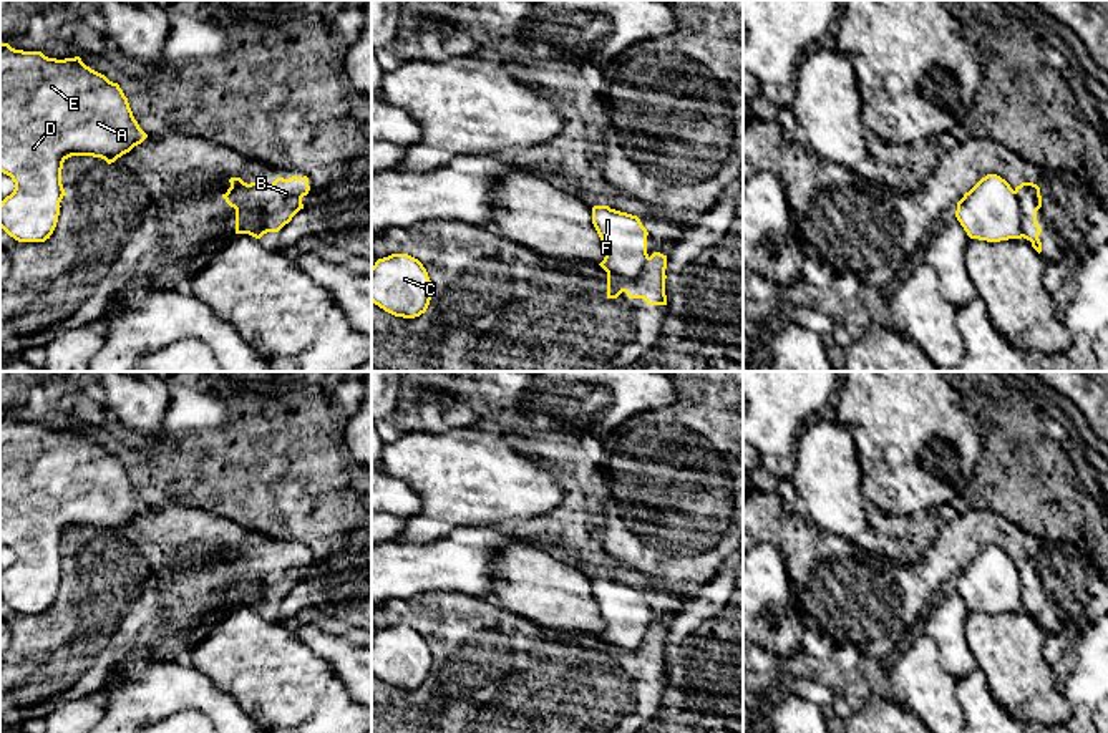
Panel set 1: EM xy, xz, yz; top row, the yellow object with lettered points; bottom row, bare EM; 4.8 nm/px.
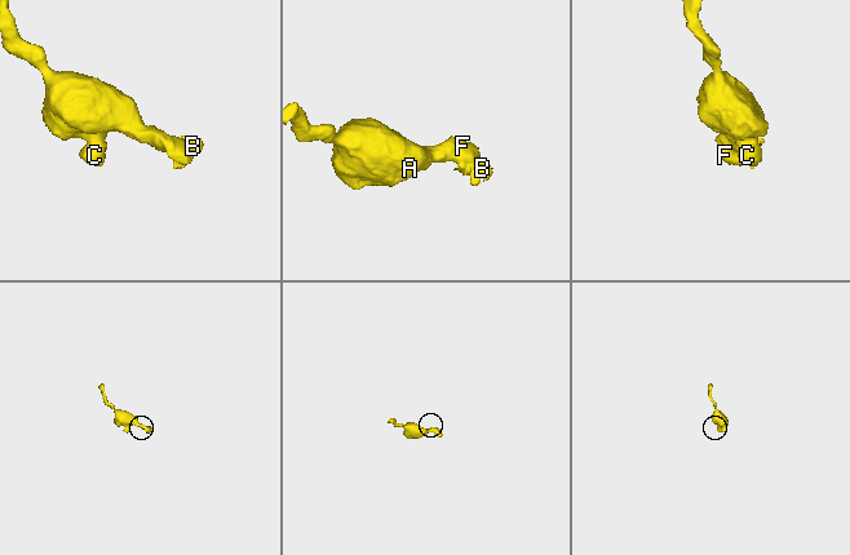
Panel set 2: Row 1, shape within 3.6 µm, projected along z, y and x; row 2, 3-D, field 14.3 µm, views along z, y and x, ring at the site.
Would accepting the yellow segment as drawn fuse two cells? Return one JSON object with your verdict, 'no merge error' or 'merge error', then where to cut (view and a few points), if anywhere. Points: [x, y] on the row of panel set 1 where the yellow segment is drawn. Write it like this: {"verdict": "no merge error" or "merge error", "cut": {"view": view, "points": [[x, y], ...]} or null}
{"verdict": "merge error", "cut": {"view": "xz", "points": [[649, 257], [644, 267], [632, 277], [607, 272]]}}

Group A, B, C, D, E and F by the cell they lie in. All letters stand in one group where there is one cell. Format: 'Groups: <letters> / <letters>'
Groups: A C D E F / B

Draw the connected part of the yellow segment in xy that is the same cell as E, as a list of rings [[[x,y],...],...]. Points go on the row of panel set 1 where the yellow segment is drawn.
[[[0,41],[0,172],[15,182],[13,192],[0,202],[0,227],[15,240],[45,242],[53,234],[66,196],[61,169],[68,158],[93,156],[111,164],[146,138],[119,85],[86,66],[80,56],[56,60]]]

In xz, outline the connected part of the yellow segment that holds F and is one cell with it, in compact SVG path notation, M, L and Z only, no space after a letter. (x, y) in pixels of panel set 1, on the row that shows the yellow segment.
M609 206L592 207L592 224L605 250L599 264L605 272L624 279L637 277L647 259L647 229L637 216L610 209Z

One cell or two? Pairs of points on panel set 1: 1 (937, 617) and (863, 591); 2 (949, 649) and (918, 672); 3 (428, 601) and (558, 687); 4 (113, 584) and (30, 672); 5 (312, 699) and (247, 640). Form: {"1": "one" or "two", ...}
{"1": "two", "2": "two", "3": "one", "4": "one", "5": "one"}

